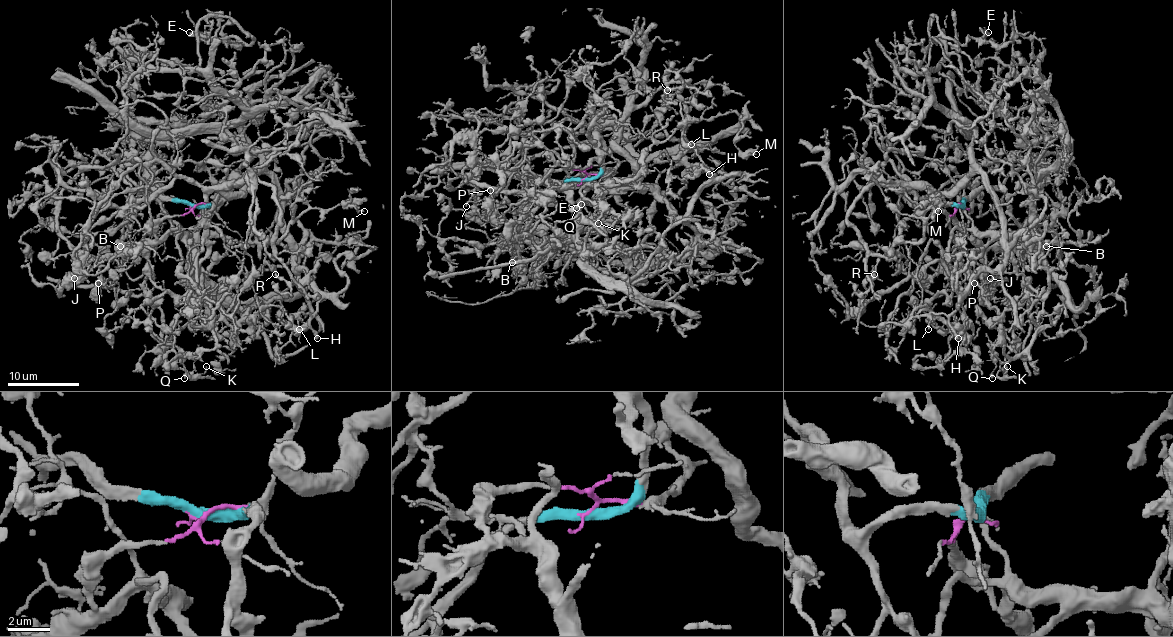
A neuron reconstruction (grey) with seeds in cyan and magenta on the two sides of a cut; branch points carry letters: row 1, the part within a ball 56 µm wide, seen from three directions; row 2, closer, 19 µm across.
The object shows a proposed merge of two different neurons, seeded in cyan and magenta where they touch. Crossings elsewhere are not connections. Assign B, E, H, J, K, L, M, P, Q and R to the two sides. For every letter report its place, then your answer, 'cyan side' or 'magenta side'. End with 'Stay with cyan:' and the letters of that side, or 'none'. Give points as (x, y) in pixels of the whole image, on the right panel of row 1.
B: at (1046, 246); magenta side
E: at (988, 32); cyan side
H: at (958, 338); cyan side
J: at (990, 278); magenta side
K: at (1007, 366); magenta side
L: at (928, 329); cyan side
M: at (938, 211); cyan side
P: at (974, 283); magenta side
Q: at (992, 378); magenta side
R: at (874, 274); cyan side
Stay with cyan: E, H, L, M, R

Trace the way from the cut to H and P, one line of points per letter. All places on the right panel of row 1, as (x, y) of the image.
H: (962, 205), (919, 211), (909, 187), (952, 193), (979, 173), (998, 212), (1004, 259), (950, 316), (959, 338)
P: (962, 205), (954, 212), (954, 220), (977, 245), (973, 257), (991, 273), (988, 282), (973, 282)

